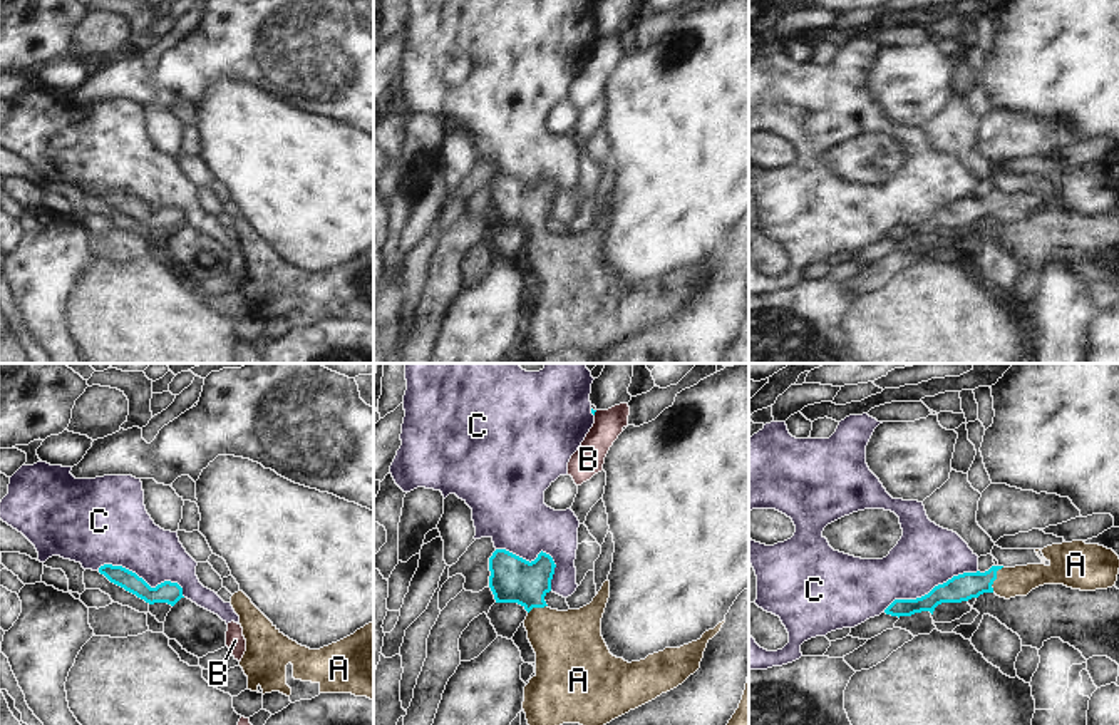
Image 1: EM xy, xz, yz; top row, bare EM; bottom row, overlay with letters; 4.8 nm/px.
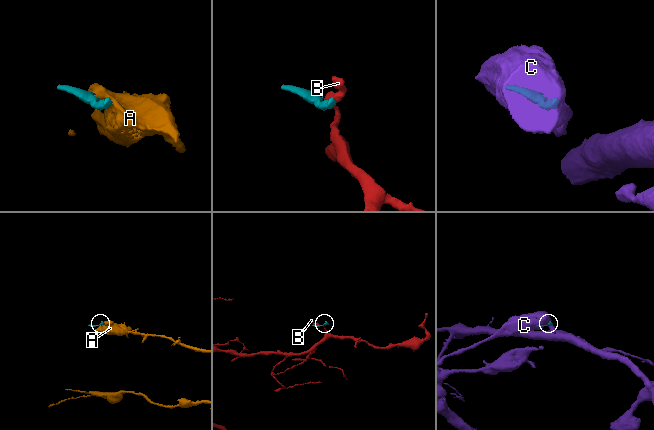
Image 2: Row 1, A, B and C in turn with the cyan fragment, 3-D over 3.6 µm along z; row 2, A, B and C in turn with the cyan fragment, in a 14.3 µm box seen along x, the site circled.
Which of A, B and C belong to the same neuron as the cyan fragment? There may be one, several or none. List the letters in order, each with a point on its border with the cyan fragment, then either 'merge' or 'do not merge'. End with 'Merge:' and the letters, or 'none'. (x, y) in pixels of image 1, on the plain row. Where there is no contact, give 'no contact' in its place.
A: yz (995, 203) | merge
B: xz (595, 35) | do not merge
C: yz (932, 215) | do not merge
Merge: A

